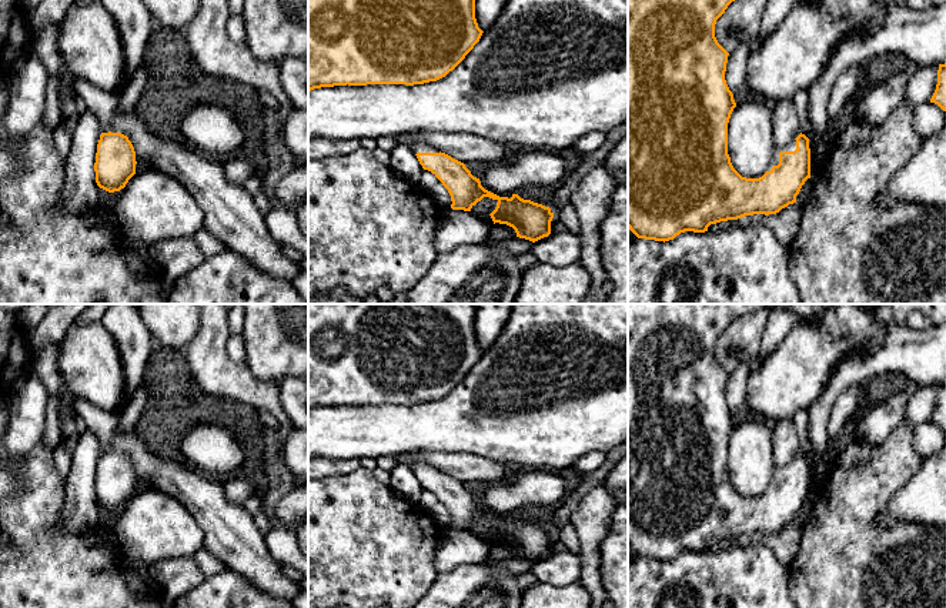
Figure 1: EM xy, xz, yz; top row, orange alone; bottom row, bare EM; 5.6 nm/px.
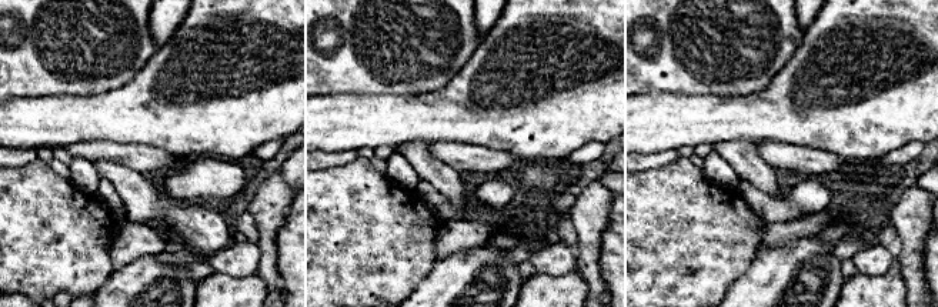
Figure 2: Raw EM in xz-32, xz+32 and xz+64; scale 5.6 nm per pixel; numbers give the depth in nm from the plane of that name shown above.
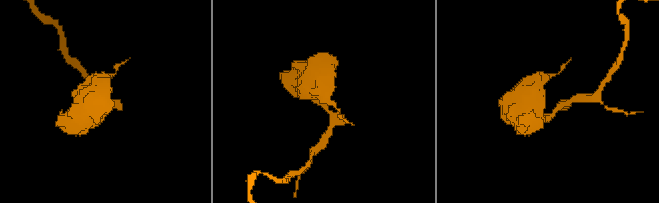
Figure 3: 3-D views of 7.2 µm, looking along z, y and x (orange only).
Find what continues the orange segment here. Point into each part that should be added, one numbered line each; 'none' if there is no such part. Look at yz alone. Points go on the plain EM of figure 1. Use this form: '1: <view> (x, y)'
1: yz (792, 465)

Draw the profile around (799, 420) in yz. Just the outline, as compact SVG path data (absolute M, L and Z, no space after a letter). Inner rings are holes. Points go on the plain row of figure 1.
M808 408L798 411L792 422L796 428L796 434L799 437L800 442L800 452L805 454L806 457L812 458L818 467L816 472L816 482L815 482L815 490L813 495L819 492L819 490L825 485L825 480L829 477L829 472L833 467L833 461L830 461L826 454L818 454L808 437L808 418L809 418L809 411Z

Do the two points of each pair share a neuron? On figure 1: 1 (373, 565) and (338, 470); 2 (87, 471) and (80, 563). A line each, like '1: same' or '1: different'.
1: different
2: different

